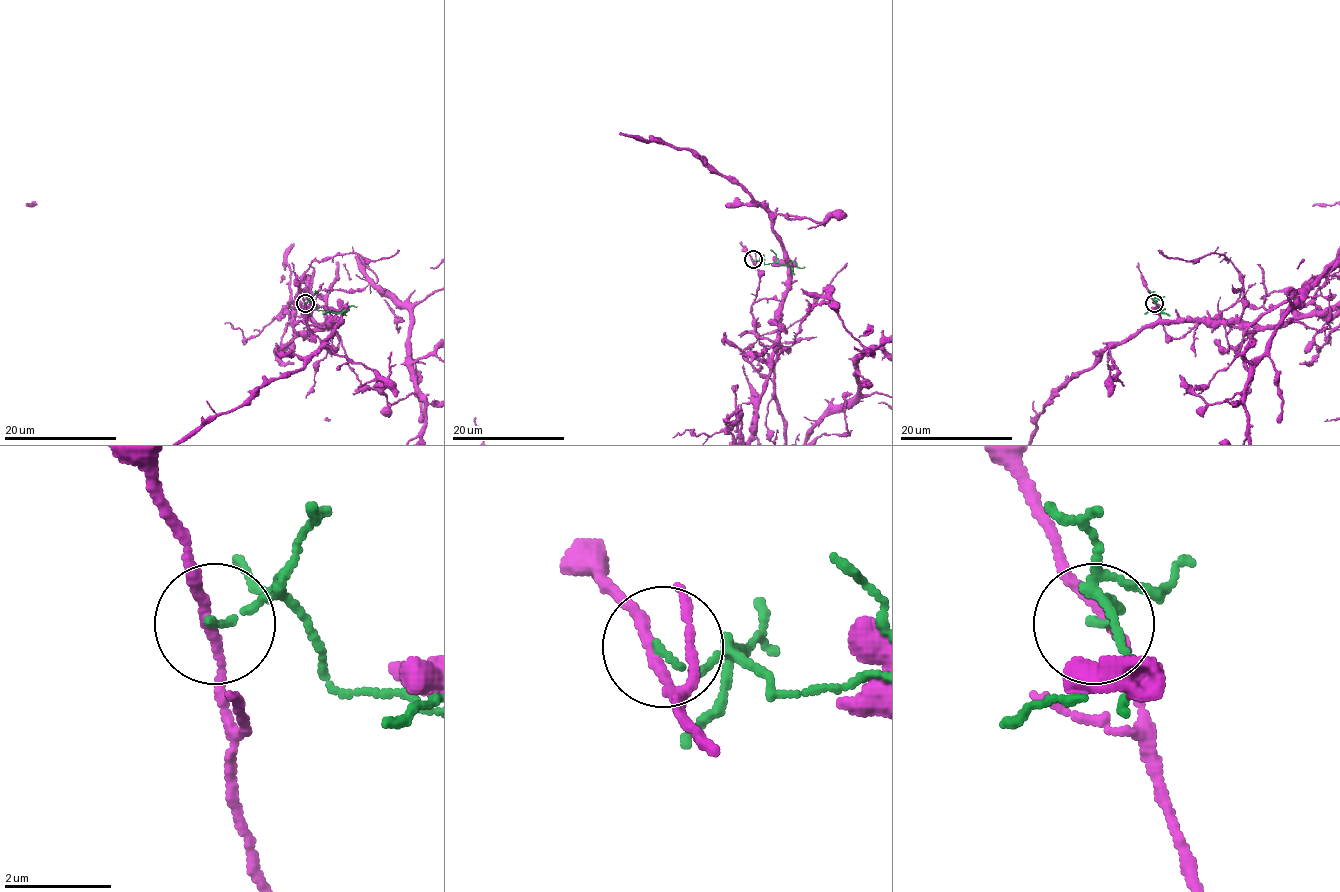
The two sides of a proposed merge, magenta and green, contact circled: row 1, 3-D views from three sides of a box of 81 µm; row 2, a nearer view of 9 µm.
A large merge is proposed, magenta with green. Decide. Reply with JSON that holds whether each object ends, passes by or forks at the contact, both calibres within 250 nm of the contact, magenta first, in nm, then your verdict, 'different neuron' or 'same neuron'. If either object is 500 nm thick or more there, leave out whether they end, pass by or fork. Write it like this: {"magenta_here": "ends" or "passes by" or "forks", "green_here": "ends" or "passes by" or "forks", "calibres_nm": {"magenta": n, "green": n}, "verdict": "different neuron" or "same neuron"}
{"magenta_here": "passes by", "green_here": "ends", "calibres_nm": {"magenta": 180, "green": 120}, "verdict": "different neuron"}

